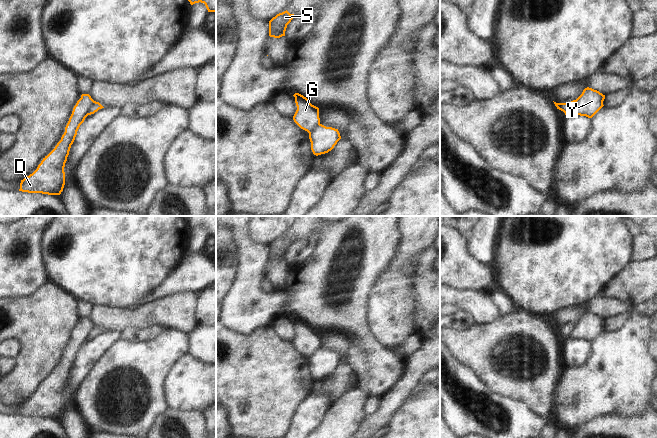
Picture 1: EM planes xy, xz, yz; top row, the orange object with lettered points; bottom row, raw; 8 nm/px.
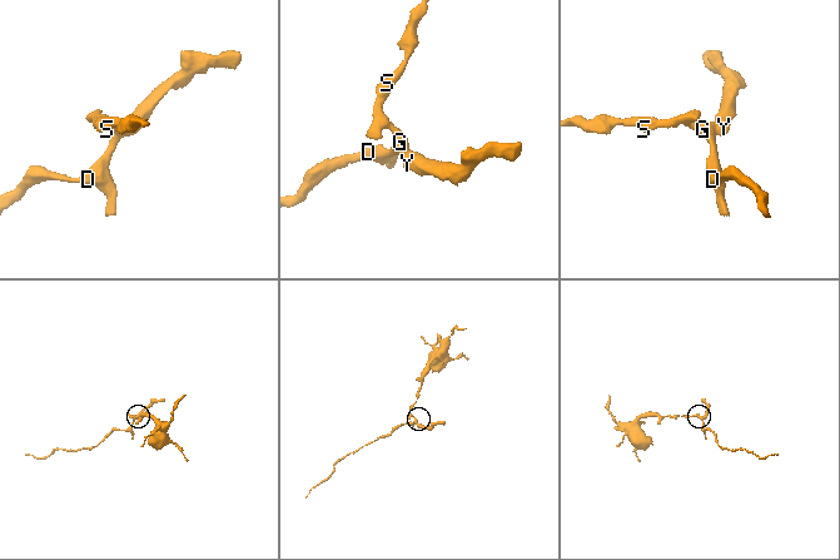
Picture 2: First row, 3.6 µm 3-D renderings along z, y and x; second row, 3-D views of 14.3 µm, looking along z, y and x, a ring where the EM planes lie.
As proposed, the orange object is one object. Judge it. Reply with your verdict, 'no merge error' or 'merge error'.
merge error

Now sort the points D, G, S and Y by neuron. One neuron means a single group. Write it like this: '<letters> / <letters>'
D G S / Y

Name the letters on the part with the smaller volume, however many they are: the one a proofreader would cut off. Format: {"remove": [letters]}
{"remove": ["Y"]}

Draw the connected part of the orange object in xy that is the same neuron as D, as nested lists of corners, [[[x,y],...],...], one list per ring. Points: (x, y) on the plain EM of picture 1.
[[[82,318],[73,332],[65,356],[55,372],[43,382],[37,393],[21,404],[19,415],[60,419],[65,409],[64,391],[77,355],[89,339],[94,324],[89,318]]]

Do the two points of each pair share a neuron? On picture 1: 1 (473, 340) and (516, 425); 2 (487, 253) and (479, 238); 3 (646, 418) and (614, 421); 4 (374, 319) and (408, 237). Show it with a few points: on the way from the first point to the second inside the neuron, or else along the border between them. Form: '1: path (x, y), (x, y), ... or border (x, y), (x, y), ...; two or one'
1: border (482, 381), (494, 391), (523, 403); two
2: path (483, 249), (483, 242); one
3: path (638, 422), (622, 422); one
4: path (391, 299), (392, 288), (402, 257); one

